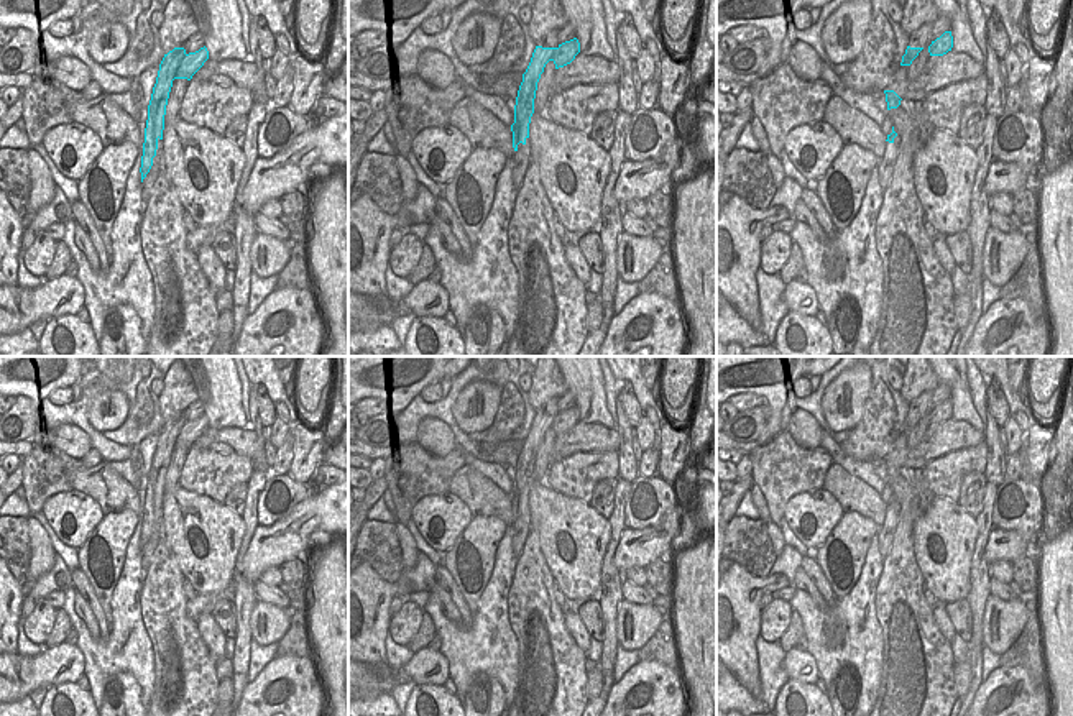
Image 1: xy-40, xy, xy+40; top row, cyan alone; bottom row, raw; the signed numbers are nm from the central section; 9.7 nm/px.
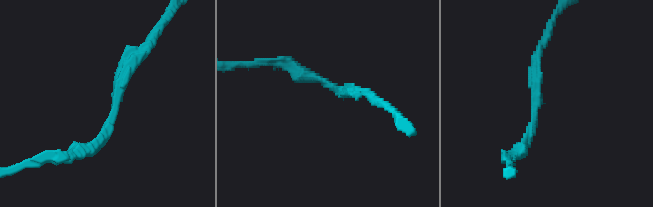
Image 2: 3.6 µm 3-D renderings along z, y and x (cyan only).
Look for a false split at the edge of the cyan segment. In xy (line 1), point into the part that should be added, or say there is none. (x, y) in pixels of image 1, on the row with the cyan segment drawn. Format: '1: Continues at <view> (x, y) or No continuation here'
1: No continuation here

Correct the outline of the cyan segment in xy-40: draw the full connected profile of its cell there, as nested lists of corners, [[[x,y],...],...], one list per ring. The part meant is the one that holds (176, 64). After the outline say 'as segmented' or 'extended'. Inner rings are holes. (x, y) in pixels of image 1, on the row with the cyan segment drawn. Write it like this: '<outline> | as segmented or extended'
[[[205,46],[189,54],[186,53],[184,48],[174,48],[173,51],[164,54],[159,64],[156,84],[153,87],[151,100],[148,105],[148,120],[145,128],[145,143],[143,143],[143,156],[140,168],[141,182],[153,166],[153,158],[156,156],[158,141],[163,140],[164,115],[173,80],[174,79],[191,80],[192,76],[204,66],[207,59],[209,59],[209,51]]] | as segmented

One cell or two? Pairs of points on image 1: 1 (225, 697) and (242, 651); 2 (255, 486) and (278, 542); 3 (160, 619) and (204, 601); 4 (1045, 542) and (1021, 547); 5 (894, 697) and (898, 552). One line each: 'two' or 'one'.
1: two
2: two
3: two
4: two
5: one

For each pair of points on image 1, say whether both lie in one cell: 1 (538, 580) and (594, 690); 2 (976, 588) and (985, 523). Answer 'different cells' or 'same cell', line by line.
1: different cells
2: same cell

